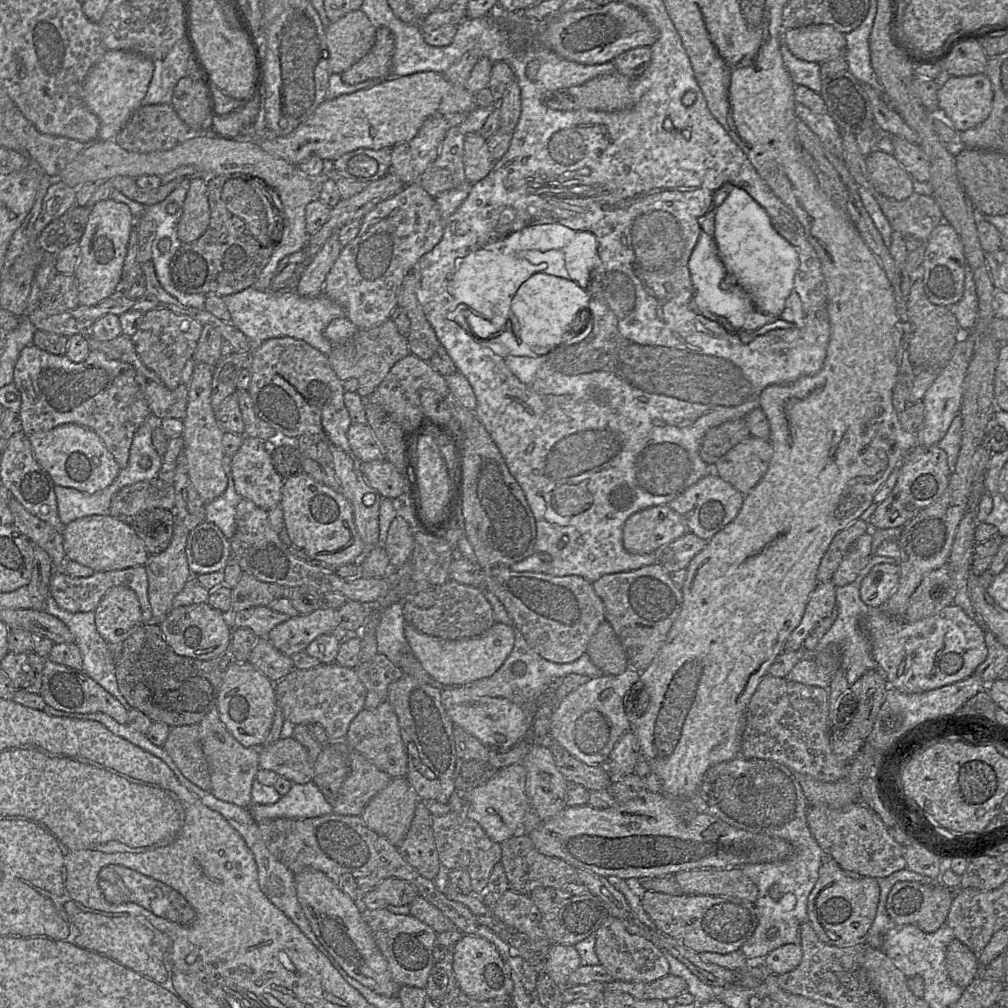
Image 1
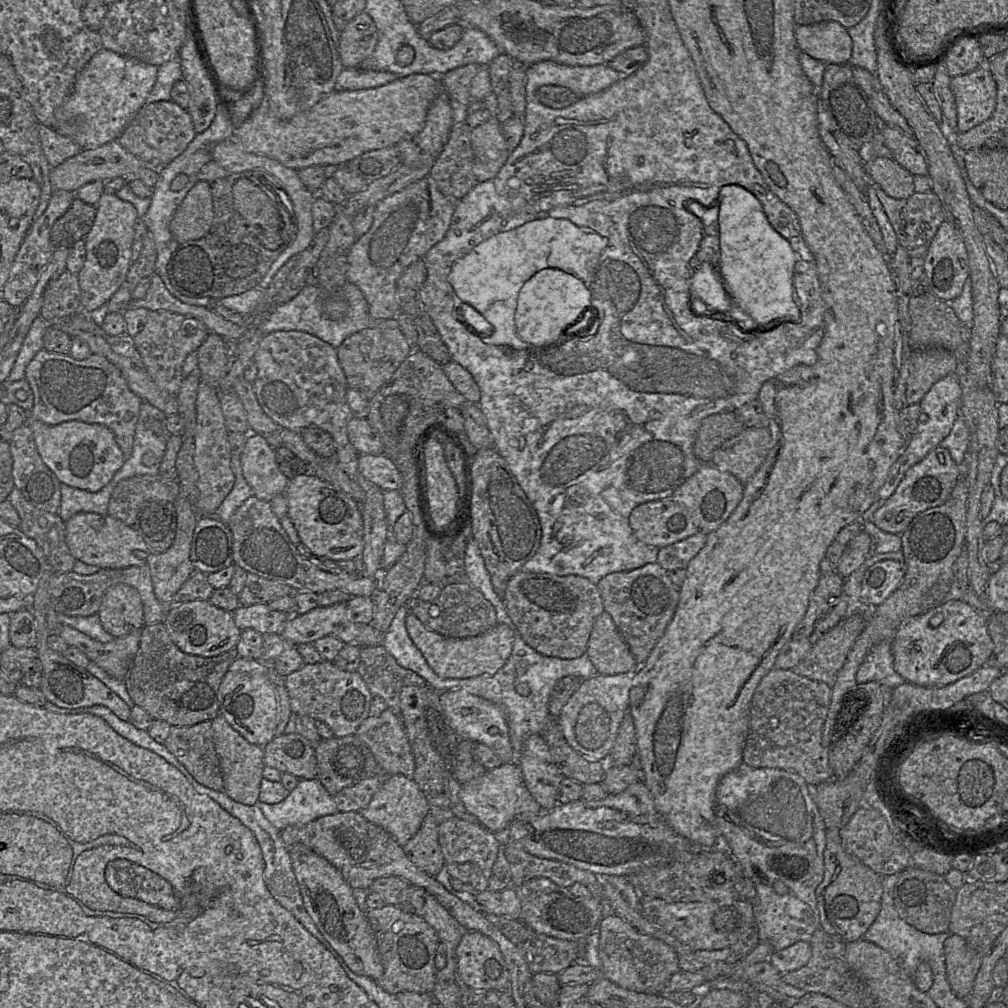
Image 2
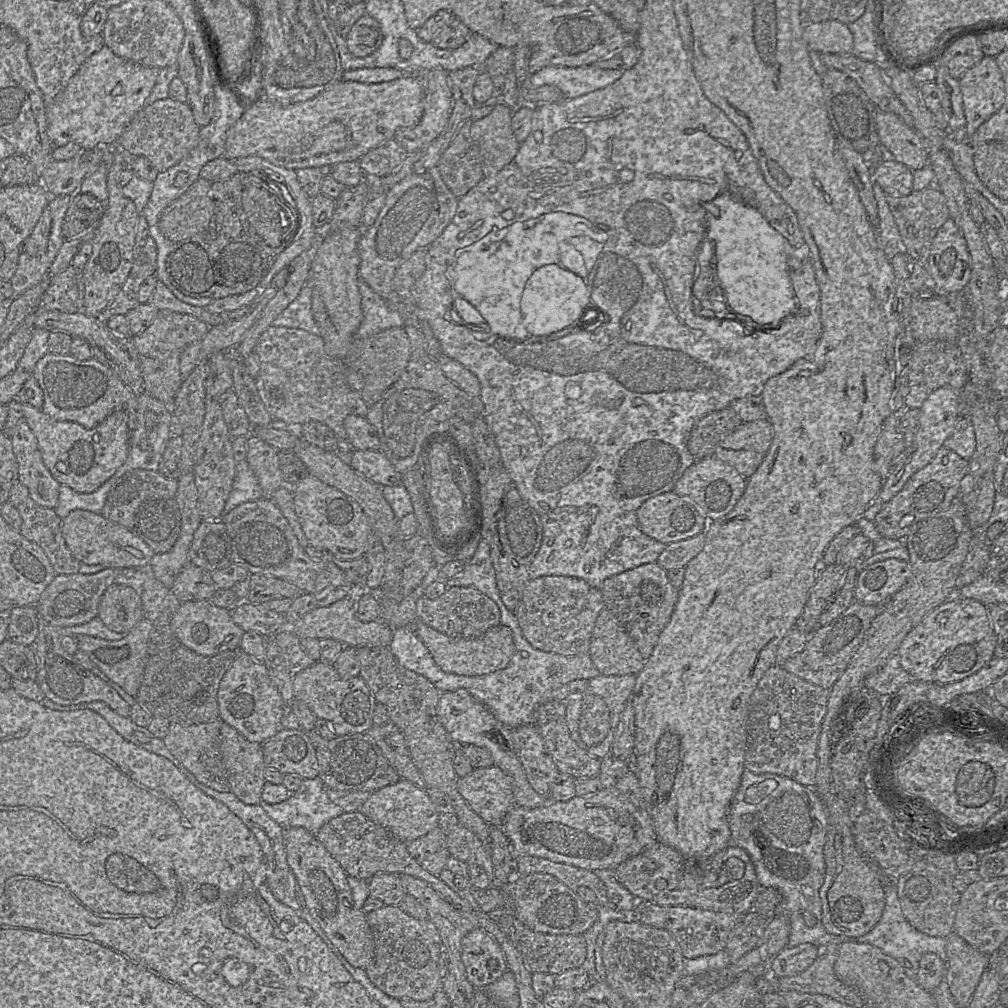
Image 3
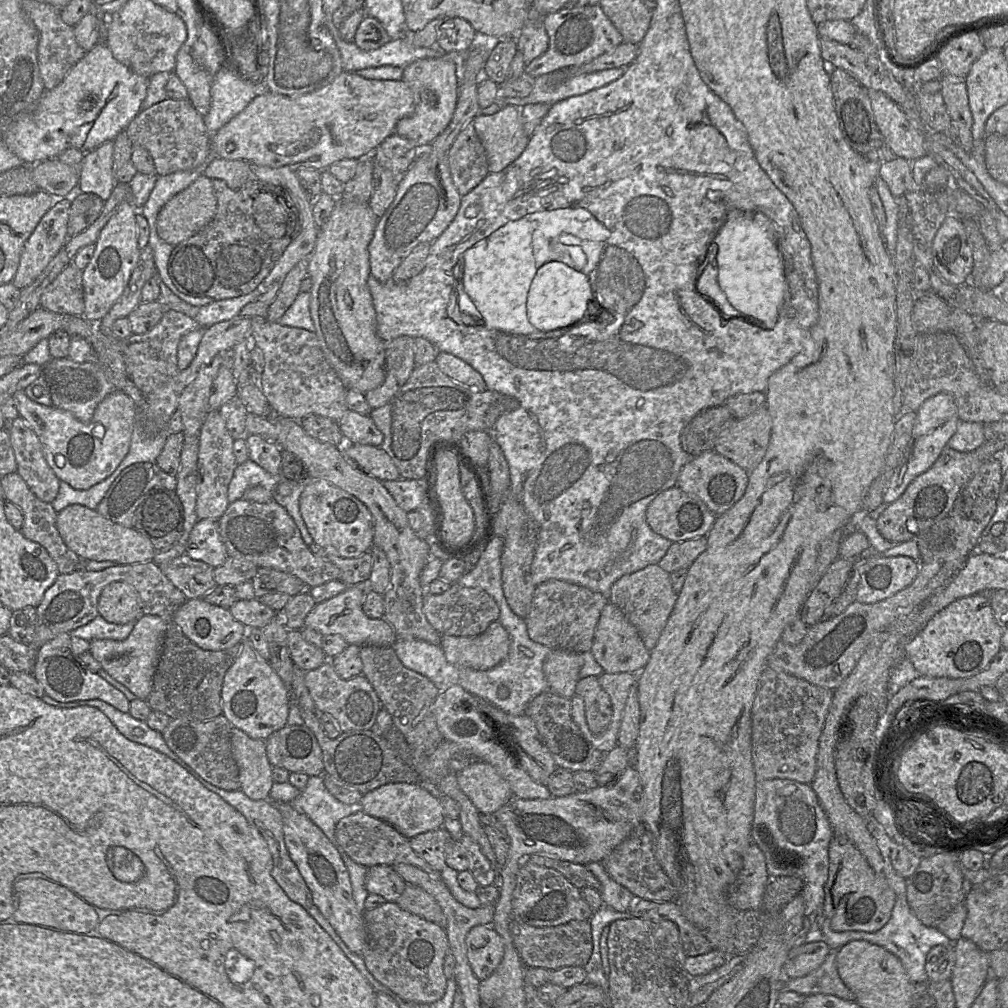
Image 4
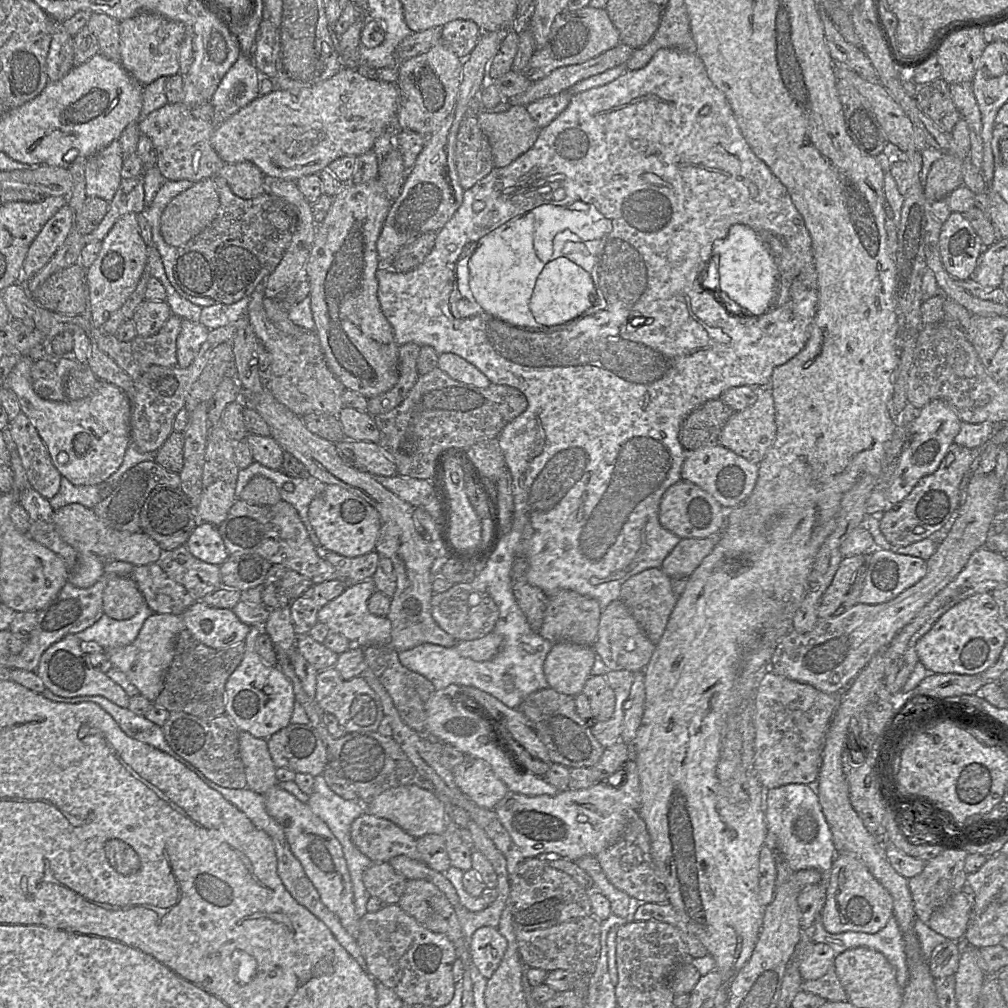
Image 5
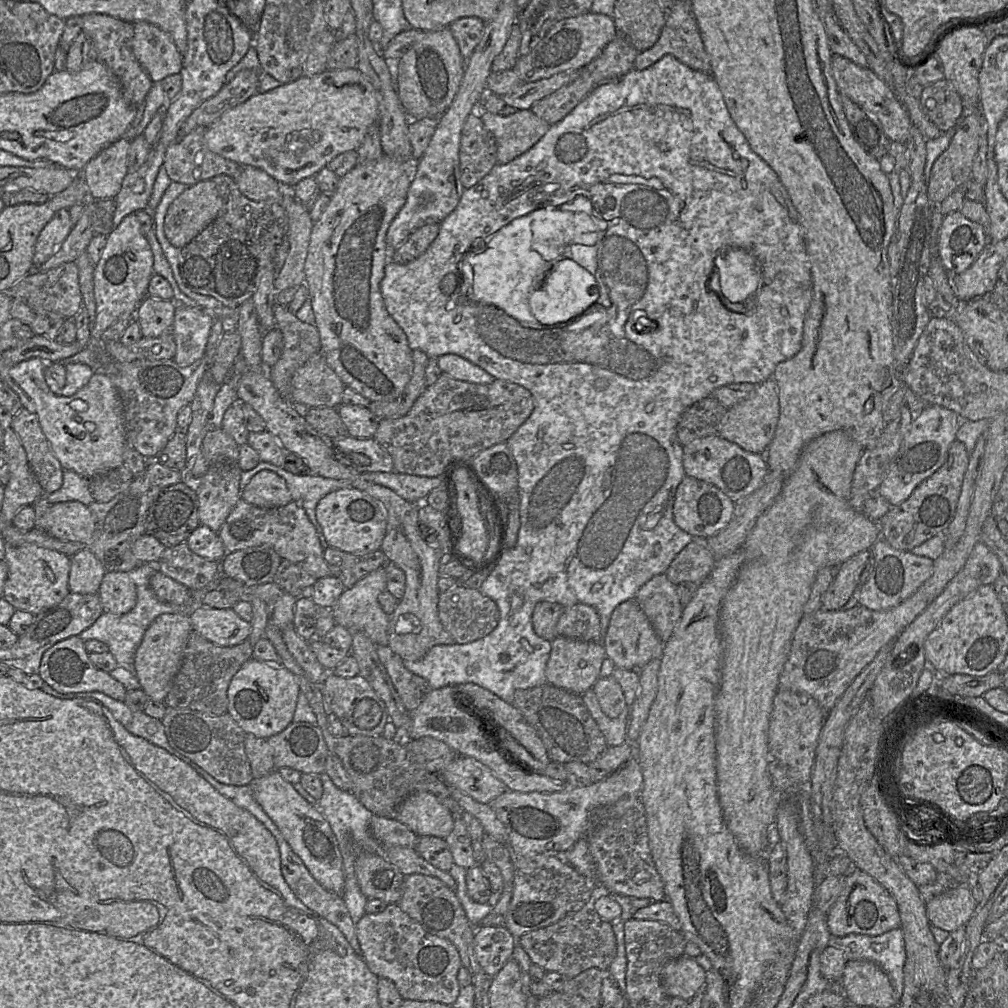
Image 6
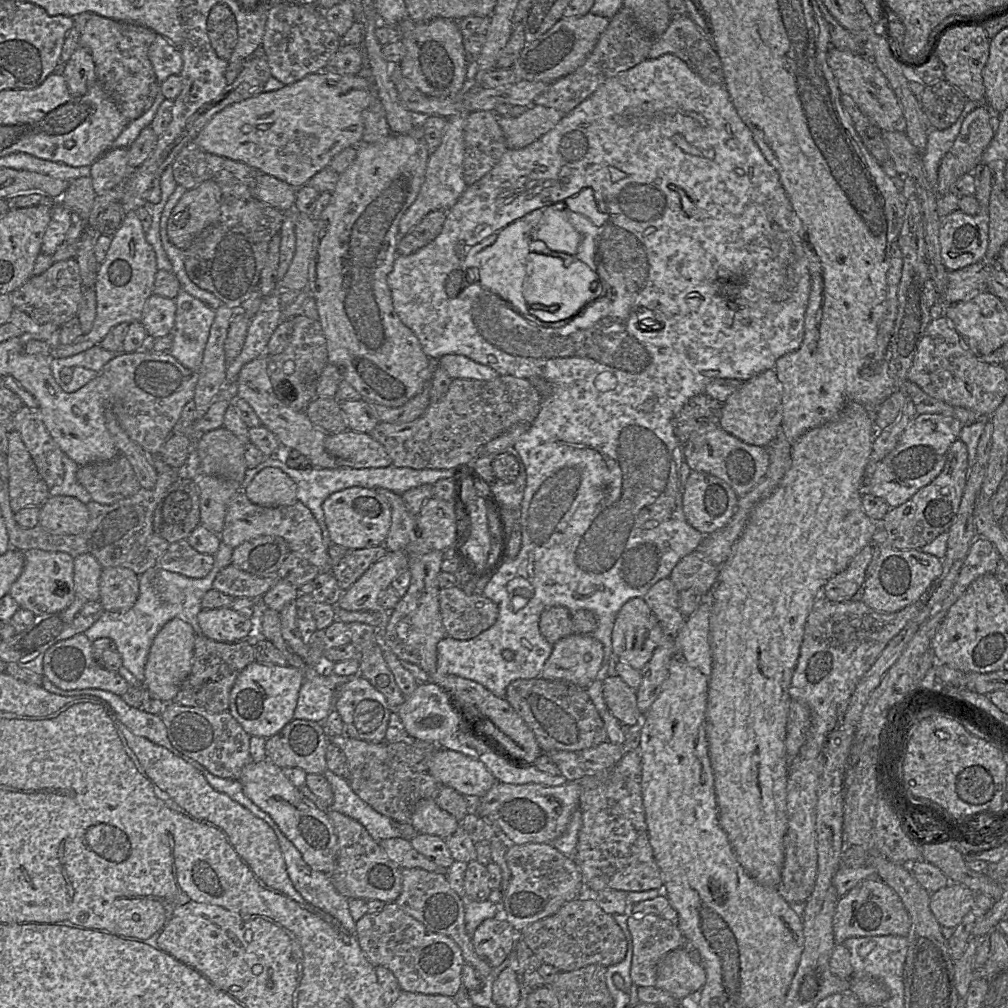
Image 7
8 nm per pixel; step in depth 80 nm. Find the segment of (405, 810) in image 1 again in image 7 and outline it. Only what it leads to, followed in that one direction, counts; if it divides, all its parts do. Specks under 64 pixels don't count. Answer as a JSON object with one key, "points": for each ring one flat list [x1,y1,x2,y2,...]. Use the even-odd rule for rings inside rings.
{"points":[[421,799,417,802,410,822,417,833,436,835,444,839,450,837,461,824,431,799]]}

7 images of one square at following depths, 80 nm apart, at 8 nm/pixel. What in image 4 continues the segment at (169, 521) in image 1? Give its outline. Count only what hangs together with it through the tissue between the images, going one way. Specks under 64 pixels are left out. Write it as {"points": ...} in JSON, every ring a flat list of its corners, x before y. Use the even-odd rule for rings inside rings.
{"points":[[150,490,135,511,133,528,146,537,156,551,175,545,184,529,184,510,176,491]]}

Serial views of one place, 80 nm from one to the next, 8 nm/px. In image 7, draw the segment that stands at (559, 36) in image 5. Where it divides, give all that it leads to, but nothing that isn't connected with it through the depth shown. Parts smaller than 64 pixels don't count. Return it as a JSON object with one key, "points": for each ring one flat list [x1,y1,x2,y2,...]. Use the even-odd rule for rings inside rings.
{"points":[[590,12,574,18,561,18,538,39,524,46,511,69,518,80,553,83,586,61,609,22,608,18]]}

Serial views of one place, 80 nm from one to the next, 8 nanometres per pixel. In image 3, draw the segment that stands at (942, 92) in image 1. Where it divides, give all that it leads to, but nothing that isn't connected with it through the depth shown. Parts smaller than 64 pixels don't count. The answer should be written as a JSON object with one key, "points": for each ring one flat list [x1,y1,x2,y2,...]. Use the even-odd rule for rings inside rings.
{"points":[[984,56,978,64,965,71,958,82,966,120,966,137,969,138,1002,107,1004,82,992,56]]}

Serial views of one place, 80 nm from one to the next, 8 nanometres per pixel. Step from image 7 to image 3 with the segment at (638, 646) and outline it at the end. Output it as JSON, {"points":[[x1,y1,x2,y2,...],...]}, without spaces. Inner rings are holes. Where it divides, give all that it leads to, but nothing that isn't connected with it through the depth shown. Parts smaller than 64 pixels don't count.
{"points":[[607,608,597,617,588,654,601,675,637,675,646,661,624,627]]}

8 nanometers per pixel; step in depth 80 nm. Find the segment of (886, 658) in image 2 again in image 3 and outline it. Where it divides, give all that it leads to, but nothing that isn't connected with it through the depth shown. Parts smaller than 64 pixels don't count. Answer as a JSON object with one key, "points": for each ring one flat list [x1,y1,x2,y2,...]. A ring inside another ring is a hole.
{"points":[[897,653,893,654,880,670,868,676,864,686,873,689,882,697,889,697,911,681,913,679,901,666]]}

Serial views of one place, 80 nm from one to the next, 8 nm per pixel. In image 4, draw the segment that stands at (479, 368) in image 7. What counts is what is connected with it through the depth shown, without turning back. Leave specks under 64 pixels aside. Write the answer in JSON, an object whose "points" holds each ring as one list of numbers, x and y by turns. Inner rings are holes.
{"points":[[438,352,435,362,439,369,455,382,478,391,487,390,482,375,462,359,447,352]]}

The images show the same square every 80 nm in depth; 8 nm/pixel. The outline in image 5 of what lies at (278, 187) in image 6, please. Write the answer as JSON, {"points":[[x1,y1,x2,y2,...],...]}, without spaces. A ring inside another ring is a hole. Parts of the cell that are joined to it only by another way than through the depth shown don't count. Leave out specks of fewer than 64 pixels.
{"points":[[251,162,225,163,217,176,224,178,232,192,243,199,252,199,265,192,265,175]]}

